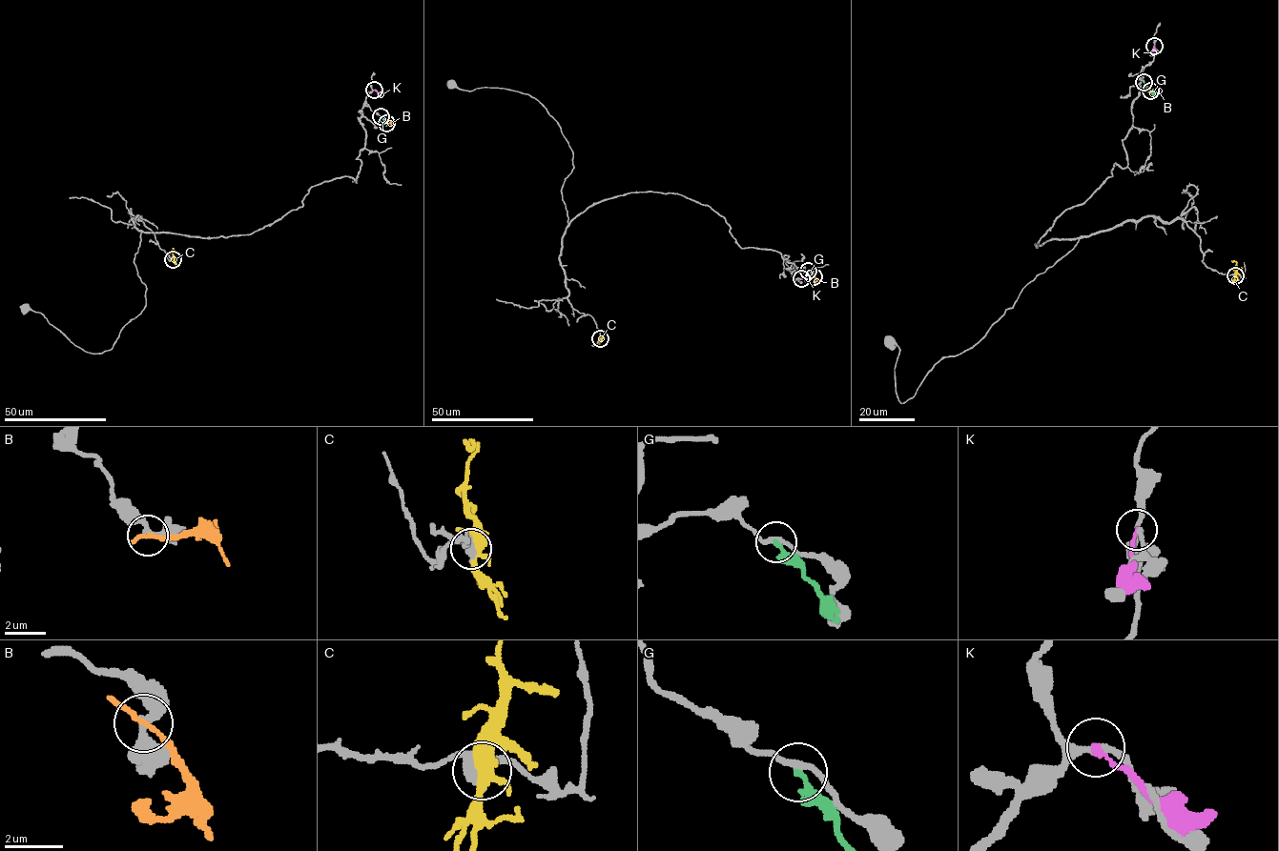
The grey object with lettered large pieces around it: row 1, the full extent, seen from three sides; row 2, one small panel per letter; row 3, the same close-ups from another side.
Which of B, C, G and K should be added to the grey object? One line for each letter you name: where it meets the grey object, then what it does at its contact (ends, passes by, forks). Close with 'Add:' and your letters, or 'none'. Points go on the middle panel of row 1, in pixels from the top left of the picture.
Add: none

